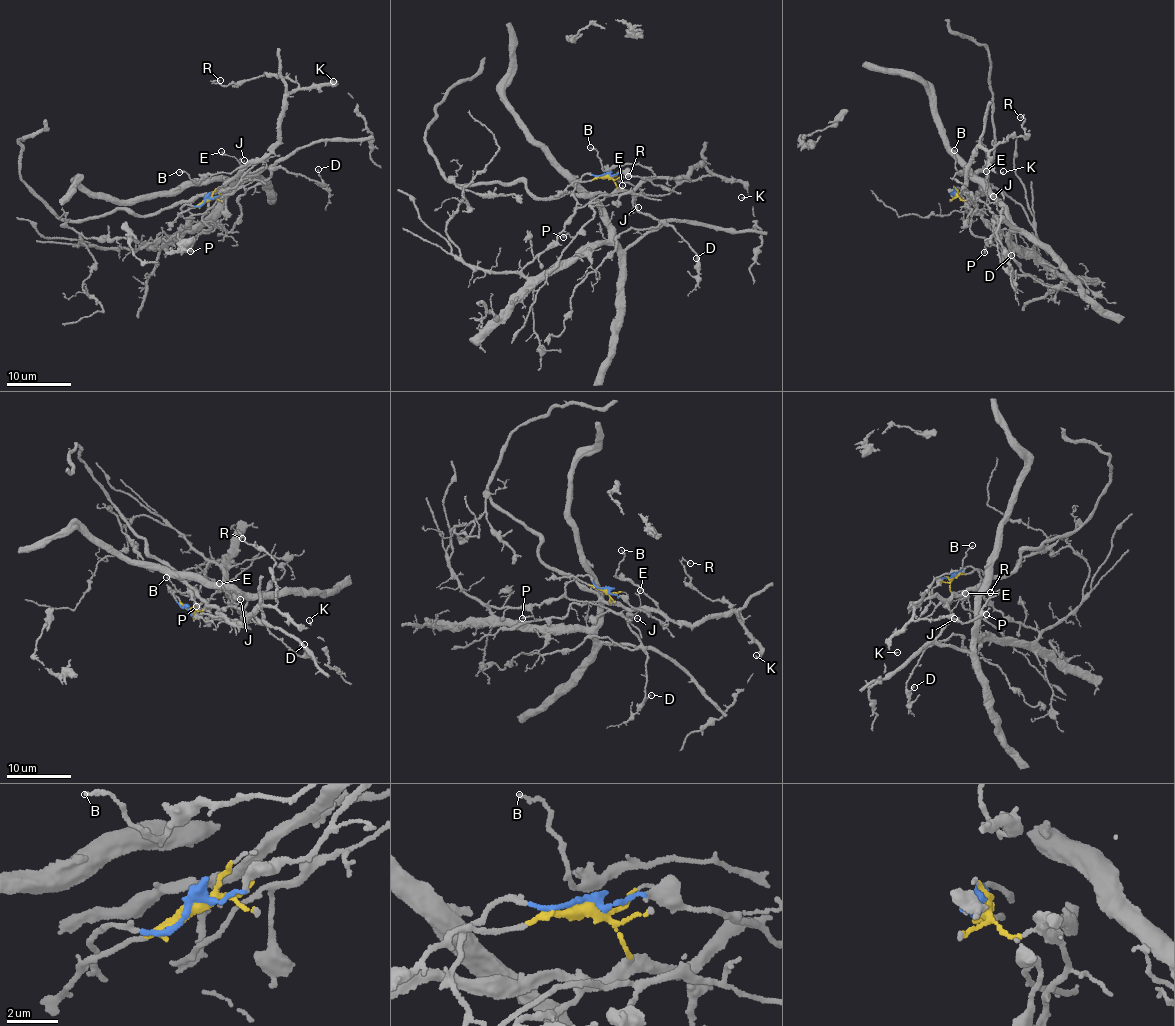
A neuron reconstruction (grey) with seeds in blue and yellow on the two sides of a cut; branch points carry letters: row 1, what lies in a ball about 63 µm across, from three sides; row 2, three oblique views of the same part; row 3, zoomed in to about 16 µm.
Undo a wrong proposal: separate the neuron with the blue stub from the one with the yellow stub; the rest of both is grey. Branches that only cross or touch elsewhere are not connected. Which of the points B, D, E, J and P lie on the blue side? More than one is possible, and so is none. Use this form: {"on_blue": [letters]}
{"on_blue": []}

